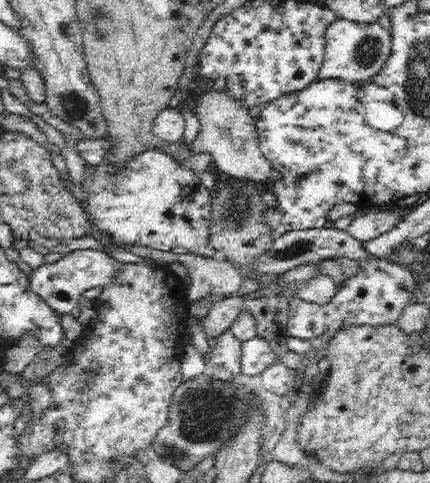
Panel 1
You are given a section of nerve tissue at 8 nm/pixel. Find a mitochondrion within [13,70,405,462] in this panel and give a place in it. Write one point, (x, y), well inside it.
(196, 420)

